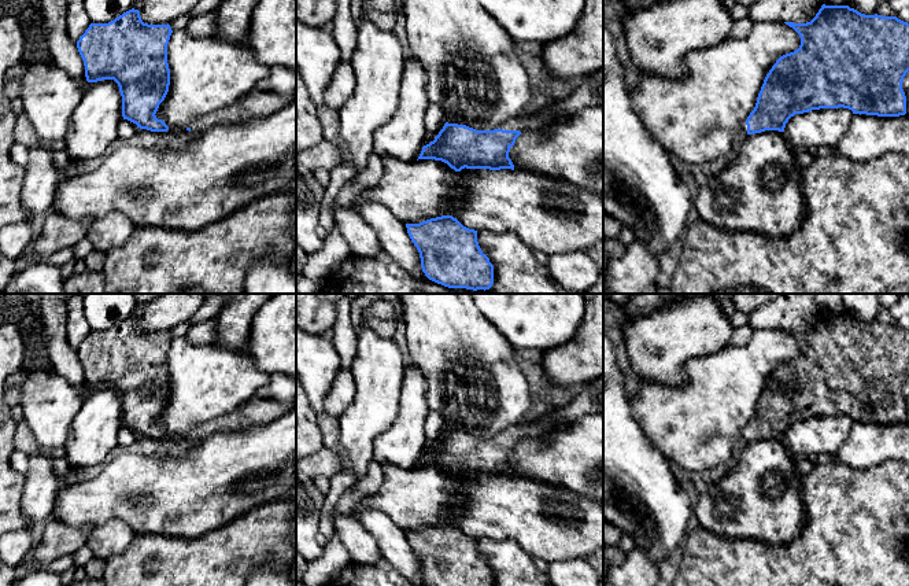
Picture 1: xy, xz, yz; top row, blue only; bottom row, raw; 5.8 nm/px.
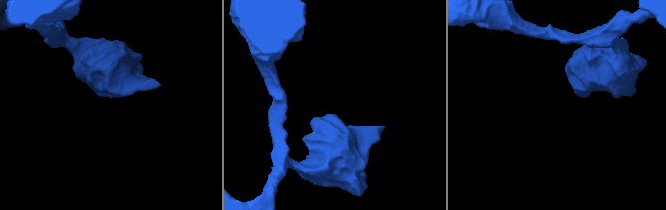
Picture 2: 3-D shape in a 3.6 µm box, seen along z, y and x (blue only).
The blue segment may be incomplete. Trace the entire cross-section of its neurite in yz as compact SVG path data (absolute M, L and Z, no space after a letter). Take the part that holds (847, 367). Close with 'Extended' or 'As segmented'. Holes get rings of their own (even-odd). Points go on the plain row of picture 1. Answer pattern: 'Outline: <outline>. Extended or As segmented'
Outline: M823 312L816 324L806 331L794 331L784 329L790 335L792 335L801 344L801 353L794 360L786 361L780 364L776 371L772 373L769 380L766 382L761 398L757 405L757 410L750 423L742 430L740 438L742 442L754 442L765 438L779 438L784 439L786 431L795 421L809 420L812 417L820 416L849 416L853 421L866 421L866 423L877 423L877 424L899 424L906 421L906 403L902 397L904 384L909 379L909 331L898 327L897 324L883 324L883 323L865 323L858 320L849 313L825 313Z. Extended

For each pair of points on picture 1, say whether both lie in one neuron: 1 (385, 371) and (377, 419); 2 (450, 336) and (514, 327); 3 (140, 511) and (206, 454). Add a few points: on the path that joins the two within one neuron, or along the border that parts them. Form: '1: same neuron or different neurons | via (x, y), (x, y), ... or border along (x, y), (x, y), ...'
1: same neuron | via (379, 383), (377, 406)
2: different neurons | border along (477, 308), (516, 352)
3: same neuron | via (156, 496), (165, 496), (189, 471)

